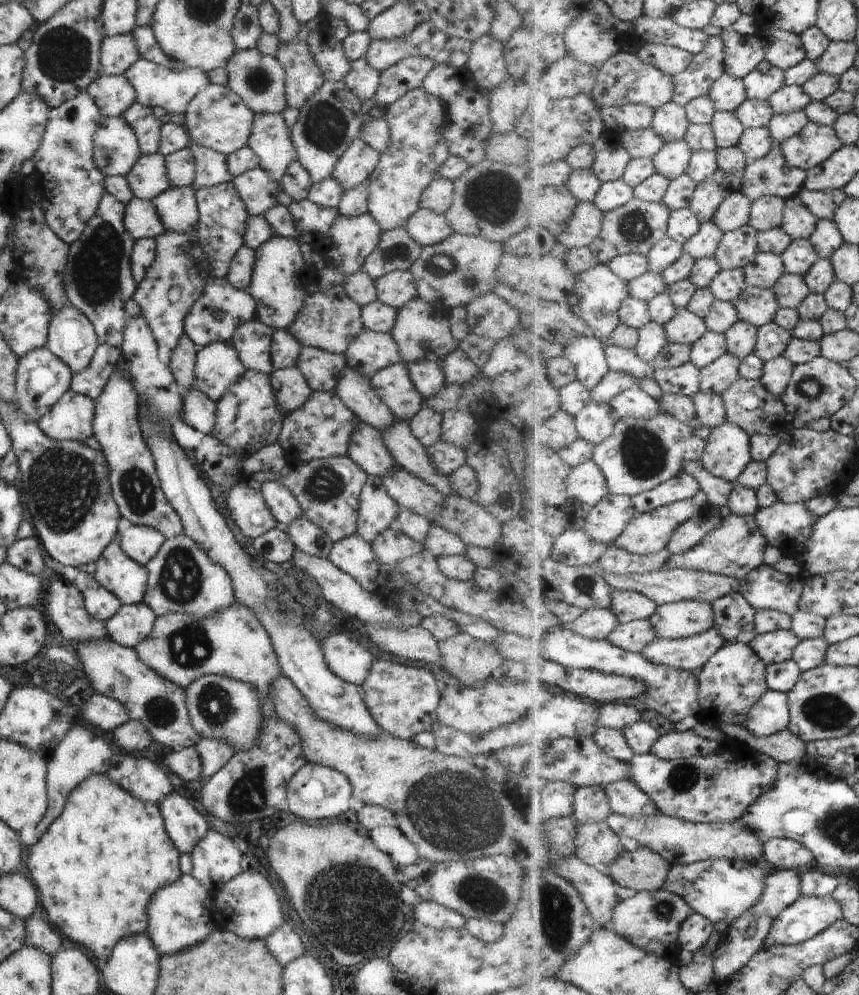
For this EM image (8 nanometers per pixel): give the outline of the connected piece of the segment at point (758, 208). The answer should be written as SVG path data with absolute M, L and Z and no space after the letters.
M766 195L753 202L749 224L759 232L769 231L783 226L787 209L787 200L782 197Z

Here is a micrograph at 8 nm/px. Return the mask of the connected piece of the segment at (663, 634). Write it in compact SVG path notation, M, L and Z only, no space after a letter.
M699 600L659 605L651 621L660 639L687 639L715 627L715 606Z

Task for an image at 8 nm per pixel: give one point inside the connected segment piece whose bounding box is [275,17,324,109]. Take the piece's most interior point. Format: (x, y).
(303, 78)

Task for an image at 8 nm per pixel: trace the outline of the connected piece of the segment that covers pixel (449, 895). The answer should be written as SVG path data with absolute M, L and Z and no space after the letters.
M508 856L441 863L418 859L414 864L398 868L403 886L416 891L422 901L444 905L465 919L486 919L501 925L508 920L520 898L522 874L522 866Z

